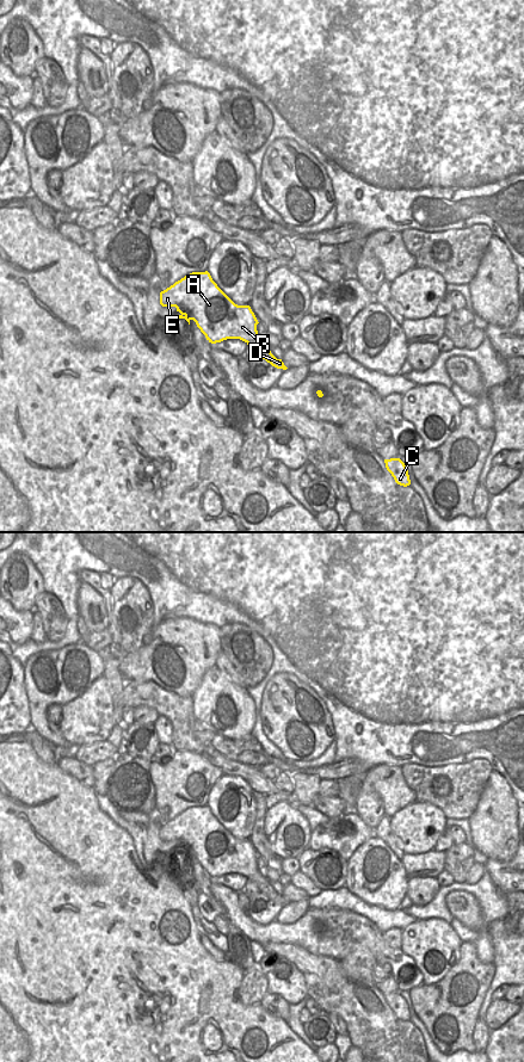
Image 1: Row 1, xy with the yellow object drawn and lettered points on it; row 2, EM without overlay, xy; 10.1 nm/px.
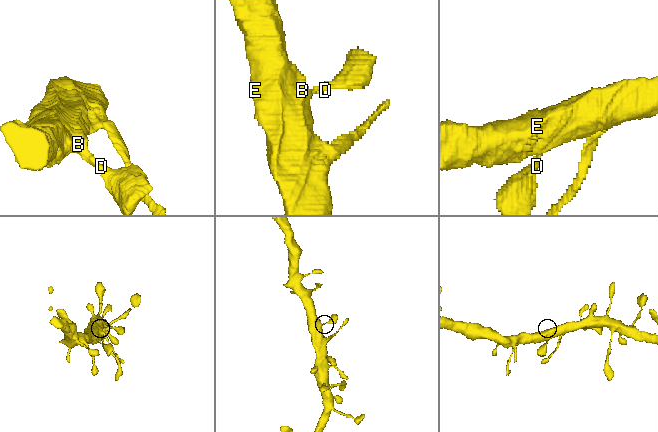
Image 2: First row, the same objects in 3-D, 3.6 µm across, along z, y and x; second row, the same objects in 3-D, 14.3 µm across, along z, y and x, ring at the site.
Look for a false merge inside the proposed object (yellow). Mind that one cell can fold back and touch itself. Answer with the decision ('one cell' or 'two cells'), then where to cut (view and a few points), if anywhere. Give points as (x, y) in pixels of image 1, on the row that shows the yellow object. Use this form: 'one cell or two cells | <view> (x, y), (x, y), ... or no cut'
one cell | no cut

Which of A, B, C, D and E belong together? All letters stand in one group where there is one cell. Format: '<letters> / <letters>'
A B C D E

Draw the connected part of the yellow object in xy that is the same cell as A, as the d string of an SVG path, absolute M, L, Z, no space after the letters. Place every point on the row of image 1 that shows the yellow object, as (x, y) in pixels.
M192 272L160 292L162 307L175 307L179 315L171 320L193 320L211 344L240 339L257 350L259 356L277 369L286 370L267 344L258 336L259 323L249 305L235 304L212 280L210 273Z

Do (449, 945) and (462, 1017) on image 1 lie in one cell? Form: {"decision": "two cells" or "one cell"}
{"decision": "two cells"}

